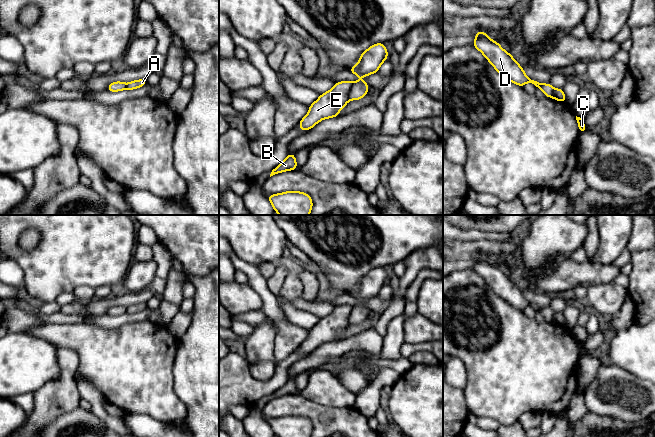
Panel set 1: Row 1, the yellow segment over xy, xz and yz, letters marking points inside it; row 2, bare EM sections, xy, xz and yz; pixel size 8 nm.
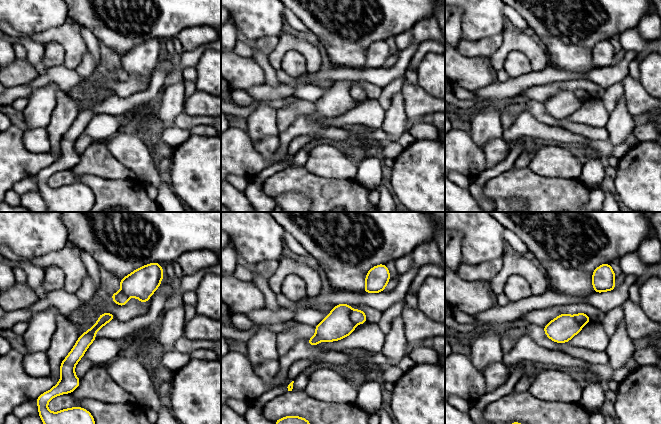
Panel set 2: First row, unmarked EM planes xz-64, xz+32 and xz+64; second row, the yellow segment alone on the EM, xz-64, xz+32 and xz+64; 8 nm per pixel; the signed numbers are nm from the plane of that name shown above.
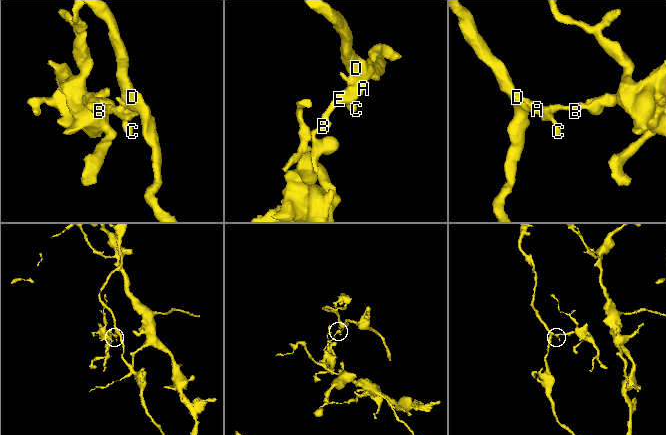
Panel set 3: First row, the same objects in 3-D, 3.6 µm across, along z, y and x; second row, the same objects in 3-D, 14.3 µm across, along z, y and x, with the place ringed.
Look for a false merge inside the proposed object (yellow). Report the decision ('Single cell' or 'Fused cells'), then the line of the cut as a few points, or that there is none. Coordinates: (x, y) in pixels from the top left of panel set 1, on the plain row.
Fused cells. Split along xz (353, 307), (348, 317), (348, 323)

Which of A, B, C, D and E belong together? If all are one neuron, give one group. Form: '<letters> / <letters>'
A D / B C E

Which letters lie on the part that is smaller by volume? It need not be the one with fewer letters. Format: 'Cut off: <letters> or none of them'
Cut off: B, C, E

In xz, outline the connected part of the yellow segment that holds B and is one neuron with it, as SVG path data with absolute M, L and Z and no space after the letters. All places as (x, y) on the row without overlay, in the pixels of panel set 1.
M288 377L287 382L272 394L270 401L289 394L297 394L295 378L292 377Z

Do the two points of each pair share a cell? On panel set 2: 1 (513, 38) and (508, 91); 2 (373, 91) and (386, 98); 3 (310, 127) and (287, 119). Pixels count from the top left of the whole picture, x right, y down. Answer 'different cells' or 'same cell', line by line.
1: different cells
2: different cells
3: different cells

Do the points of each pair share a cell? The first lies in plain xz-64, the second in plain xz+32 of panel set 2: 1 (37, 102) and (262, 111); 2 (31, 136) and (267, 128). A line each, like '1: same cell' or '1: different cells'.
1: same cell
2: different cells

